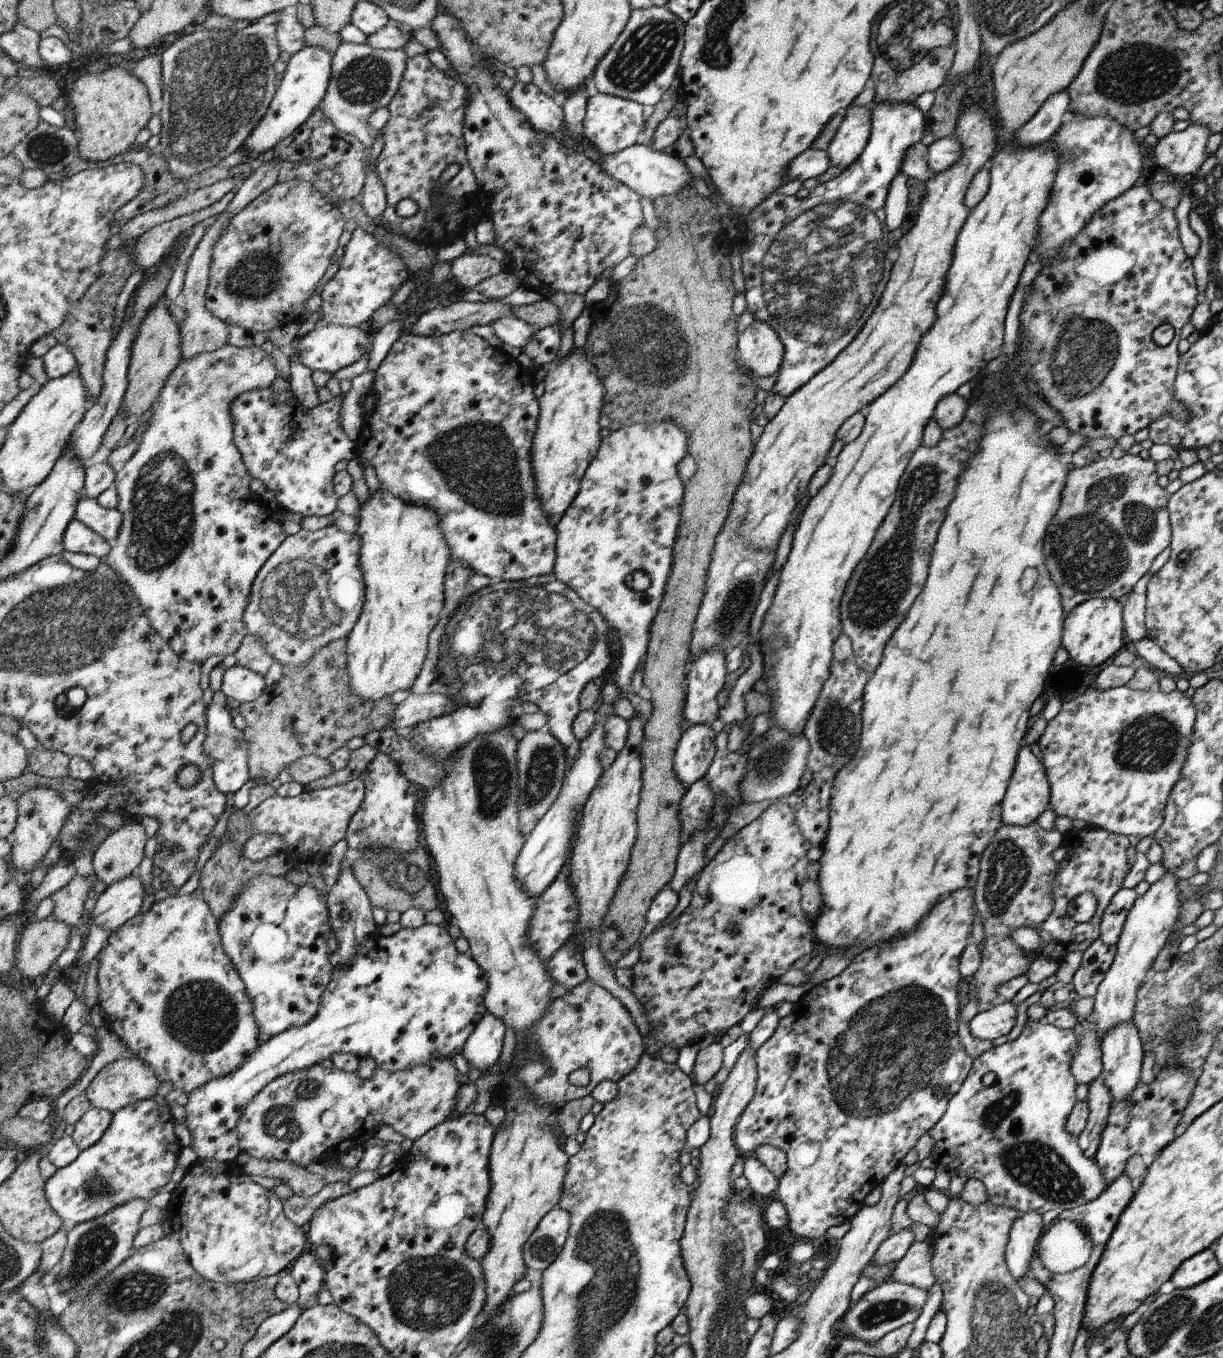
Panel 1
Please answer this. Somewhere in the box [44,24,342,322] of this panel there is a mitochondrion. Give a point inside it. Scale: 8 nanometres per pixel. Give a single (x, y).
(218, 84)

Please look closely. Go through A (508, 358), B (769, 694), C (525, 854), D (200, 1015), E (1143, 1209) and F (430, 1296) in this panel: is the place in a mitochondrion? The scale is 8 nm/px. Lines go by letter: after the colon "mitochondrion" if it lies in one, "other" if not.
A: other
B: other
C: other
D: mitochondrion
E: other
F: mitochondrion

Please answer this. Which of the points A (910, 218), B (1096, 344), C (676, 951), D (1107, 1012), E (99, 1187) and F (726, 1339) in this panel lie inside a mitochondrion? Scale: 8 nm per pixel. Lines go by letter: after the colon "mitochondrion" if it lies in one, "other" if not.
A: other
B: mitochondrion
C: other
D: other
E: mitochondrion
F: mitochondrion

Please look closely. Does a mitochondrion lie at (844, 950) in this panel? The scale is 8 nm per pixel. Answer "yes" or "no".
no

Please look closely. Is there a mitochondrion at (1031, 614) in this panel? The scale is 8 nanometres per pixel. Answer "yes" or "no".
no

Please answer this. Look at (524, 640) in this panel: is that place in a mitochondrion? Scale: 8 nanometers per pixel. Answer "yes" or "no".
yes

